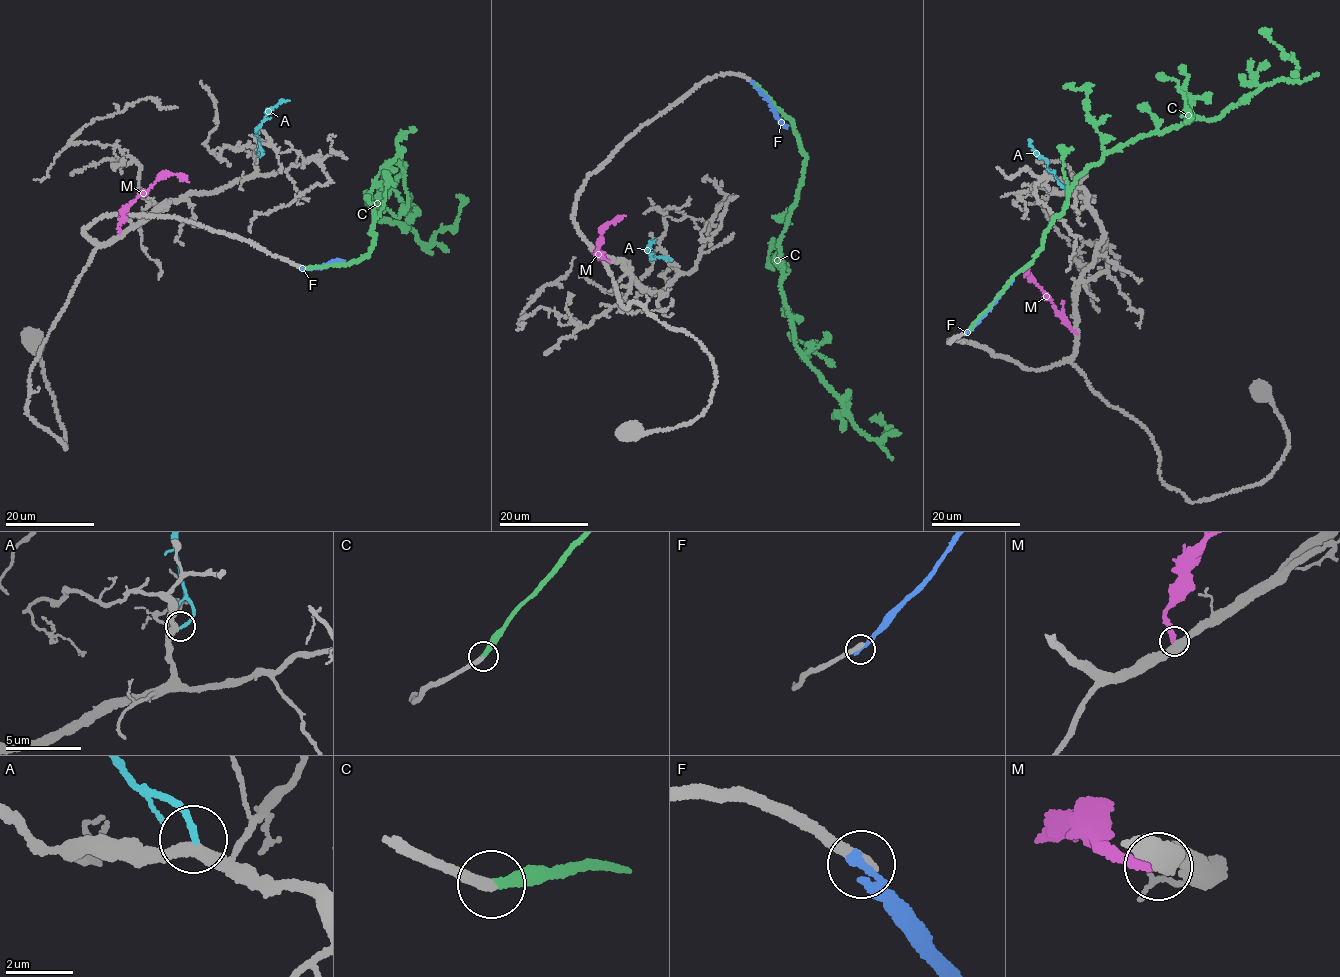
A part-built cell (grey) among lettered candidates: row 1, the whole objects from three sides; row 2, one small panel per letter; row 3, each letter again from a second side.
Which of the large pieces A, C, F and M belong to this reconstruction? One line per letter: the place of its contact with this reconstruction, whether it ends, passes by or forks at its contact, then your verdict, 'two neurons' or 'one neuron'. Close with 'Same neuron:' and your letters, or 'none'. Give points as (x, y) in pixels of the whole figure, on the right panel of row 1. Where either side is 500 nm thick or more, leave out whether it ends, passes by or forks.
A: meets grey at (1068, 191); it ends there; one neuron
C: meets grey at (970, 329); it ends there; one neuron
F: meets grey at (969, 331); it ends there; two neurons
M: meets grey at (1077, 333); two neurons
Same neuron: A, C

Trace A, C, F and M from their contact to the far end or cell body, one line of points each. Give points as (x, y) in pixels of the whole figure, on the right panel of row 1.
A: (1067, 191), (1047, 169), (1045, 159), (1033, 151), (1029, 139)
C: (970, 329), (1041, 248), (1075, 177), (1141, 137), (1217, 117), (1261, 87), (1293, 81), (1295, 61), (1261, 31)
F: (969, 331), (1012, 280)
M: (1077, 333), (1056, 314), (1050, 300), (1044, 298), (1043, 291), (1030, 279), (1028, 270), (1026, 272)

